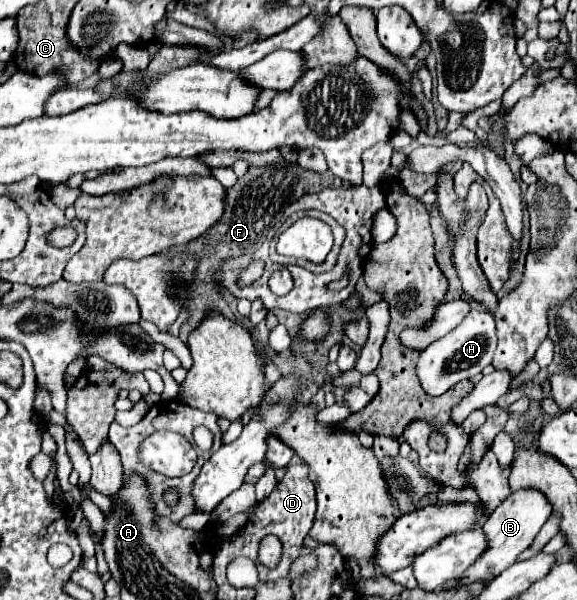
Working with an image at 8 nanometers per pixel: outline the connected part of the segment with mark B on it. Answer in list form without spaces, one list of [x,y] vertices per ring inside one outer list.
[[[517,489],[513,491],[485,521],[483,531],[487,533],[487,541],[491,541],[491,549],[475,561],[467,573],[463,573],[461,583],[473,583],[473,581],[491,581],[495,579],[501,571],[505,571],[509,565],[517,561],[517,557],[533,543],[535,535],[551,515],[551,503],[539,489]]]

